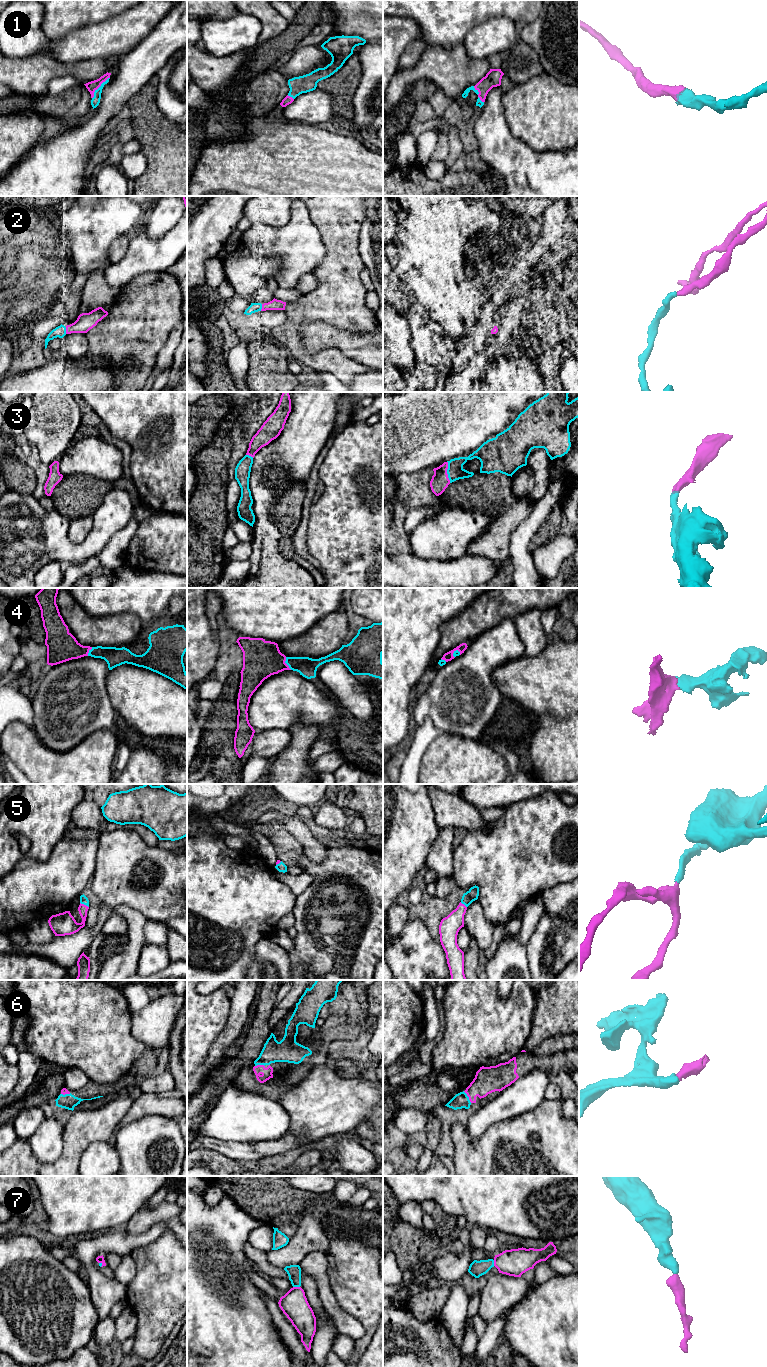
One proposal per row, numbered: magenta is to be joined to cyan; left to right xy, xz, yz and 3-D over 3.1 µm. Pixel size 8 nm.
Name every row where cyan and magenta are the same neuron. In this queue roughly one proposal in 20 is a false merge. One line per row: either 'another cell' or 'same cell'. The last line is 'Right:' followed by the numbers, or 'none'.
1: same cell
2: same cell
3: same cell
4: same cell
5: same cell
6: same cell
7: same cell
Right: 1, 2, 3, 4, 5, 6, 7

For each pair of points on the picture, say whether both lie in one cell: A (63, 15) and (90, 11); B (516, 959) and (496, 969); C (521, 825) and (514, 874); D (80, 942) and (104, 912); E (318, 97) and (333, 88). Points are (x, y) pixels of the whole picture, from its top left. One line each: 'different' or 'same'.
A: same
B: same
C: same
D: same
E: different

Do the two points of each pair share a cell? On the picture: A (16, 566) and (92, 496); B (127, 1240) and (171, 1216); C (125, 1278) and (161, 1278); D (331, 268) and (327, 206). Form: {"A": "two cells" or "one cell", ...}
{"A": "two cells", "B": "two cells", "C": "two cells", "D": "one cell"}

